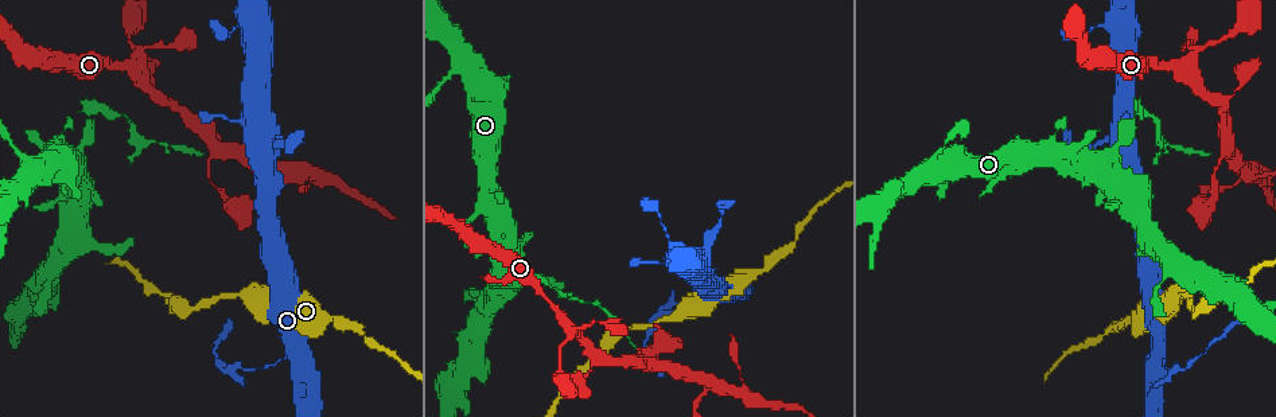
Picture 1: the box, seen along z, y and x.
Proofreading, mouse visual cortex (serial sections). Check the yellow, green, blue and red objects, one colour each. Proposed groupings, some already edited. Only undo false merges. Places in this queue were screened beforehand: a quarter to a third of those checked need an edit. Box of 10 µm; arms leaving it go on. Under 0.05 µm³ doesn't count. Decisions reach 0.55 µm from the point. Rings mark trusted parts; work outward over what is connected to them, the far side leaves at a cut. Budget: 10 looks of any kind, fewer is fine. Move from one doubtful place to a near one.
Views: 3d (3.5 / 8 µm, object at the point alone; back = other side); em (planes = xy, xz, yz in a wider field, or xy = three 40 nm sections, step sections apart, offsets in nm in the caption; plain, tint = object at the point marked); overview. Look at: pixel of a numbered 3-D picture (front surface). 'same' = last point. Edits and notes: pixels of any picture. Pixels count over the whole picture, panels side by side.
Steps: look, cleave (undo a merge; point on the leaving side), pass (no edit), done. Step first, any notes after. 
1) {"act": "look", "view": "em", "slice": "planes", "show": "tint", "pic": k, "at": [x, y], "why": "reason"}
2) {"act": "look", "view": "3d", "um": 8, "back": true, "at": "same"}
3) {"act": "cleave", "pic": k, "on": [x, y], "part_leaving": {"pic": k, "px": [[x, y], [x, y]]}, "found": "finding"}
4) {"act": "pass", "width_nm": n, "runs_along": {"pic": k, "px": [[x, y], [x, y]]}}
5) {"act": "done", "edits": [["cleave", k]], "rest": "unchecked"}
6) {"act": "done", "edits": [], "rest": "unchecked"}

{"act": "look", "view": "3d", "um": 3.5, "pic": 1, "at": [132, 44], "why": "side arm on a straight run"}

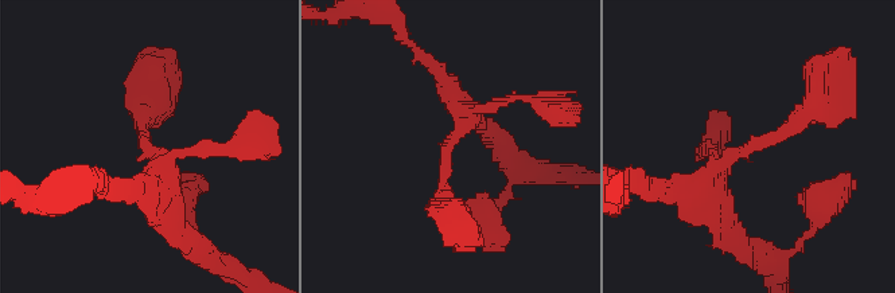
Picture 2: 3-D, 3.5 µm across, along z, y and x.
{"act": "look", "view": "em", "slice": "xy", "step": 1, "show": "tint", "pic": 2, "at": [147, 146], "arms": 3, "arm_widths_nm": [150, 250, 300], "why": "shape alone is not enough"}

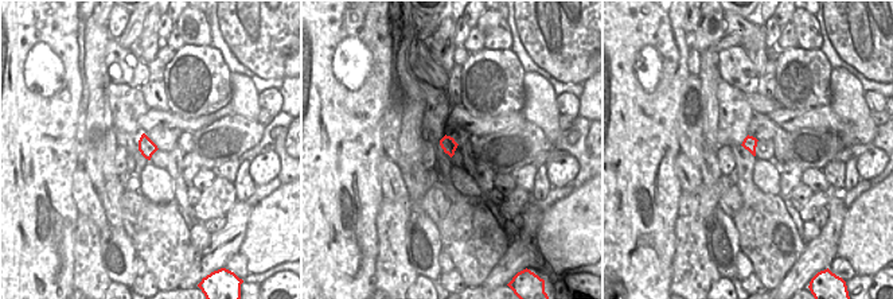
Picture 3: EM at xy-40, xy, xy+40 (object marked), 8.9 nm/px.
{"act": "pass", "runs_along": {"pic": 2, "px": [[689, 192], [820, 101]]}, "found": "one cell here"}

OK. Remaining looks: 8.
{"act": "look", "view": "3d", "um": 3.5, "back": true, "pic": 1, "at": [1138, 114], "why": "sharp bend"}

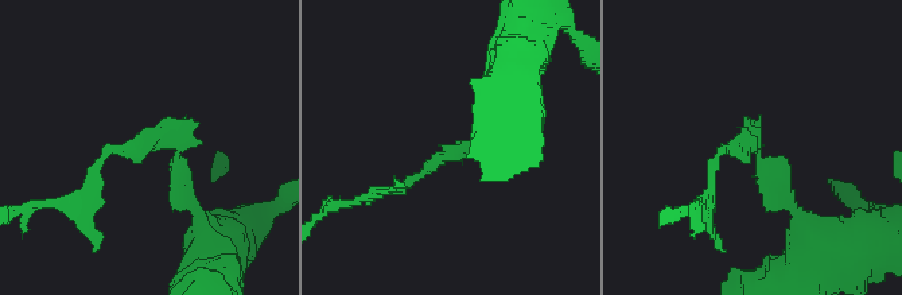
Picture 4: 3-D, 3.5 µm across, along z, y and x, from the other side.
{"act": "look", "view": "em", "slice": "xy", "step": 3, "show": "tint", "pic": 4, "at": [757, 143], "arm_widths_nm": [150, 150]}

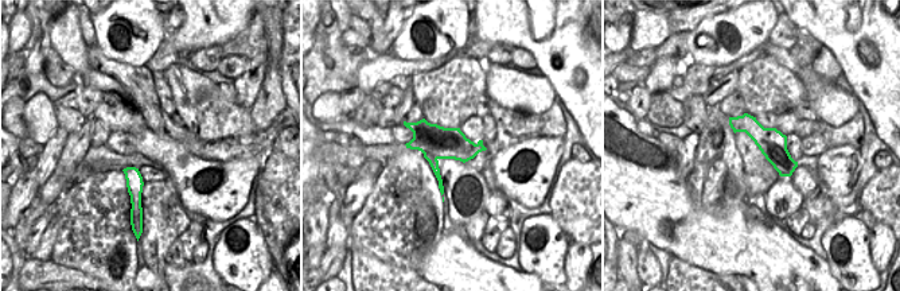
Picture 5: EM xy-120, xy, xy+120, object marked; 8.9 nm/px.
{"act": "pass", "runs_along": {"pic": 4, "px": [[498, 104], [474, 146], [403, 187]]}, "found": "one cell here"}

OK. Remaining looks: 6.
{"act": "look", "view": "3d", "um": 3.5, "pic": 1, "at": [252, 369], "why": "a narrow waist"}

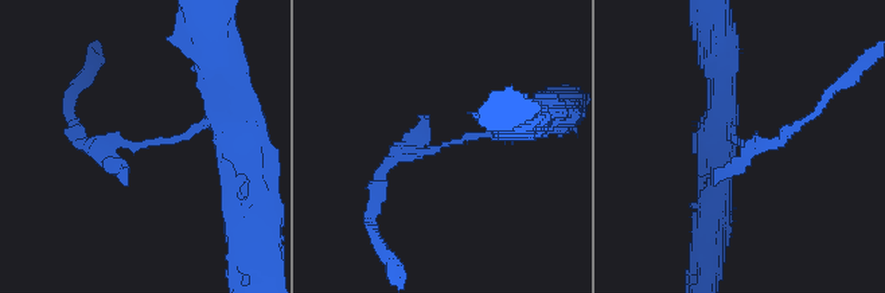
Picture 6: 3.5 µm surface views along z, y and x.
{"act": "look", "view": "em", "slice": "planes", "show": "tint", "pic": 6, "at": [443, 142], "why": "now the EM"}

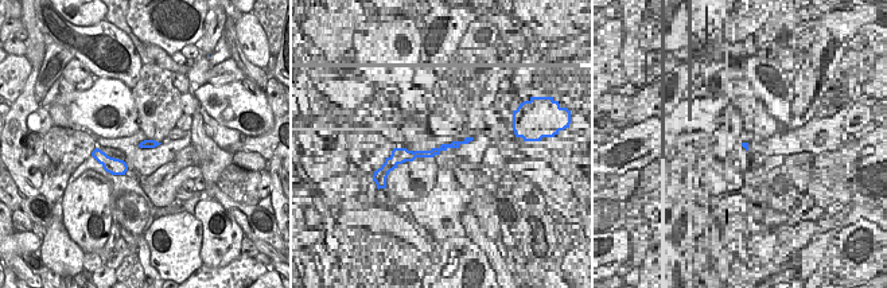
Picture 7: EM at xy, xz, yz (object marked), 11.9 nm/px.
{"act": "cleave", "pic": 6, "on": [374, 191], "part_leaving": {"pic": 6, "px": [[405, 153], [381, 171], [373, 206], [381, 246]]}, "found": "a second cell is stuck on"}

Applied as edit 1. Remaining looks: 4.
{"act": "look", "view": "overview"}

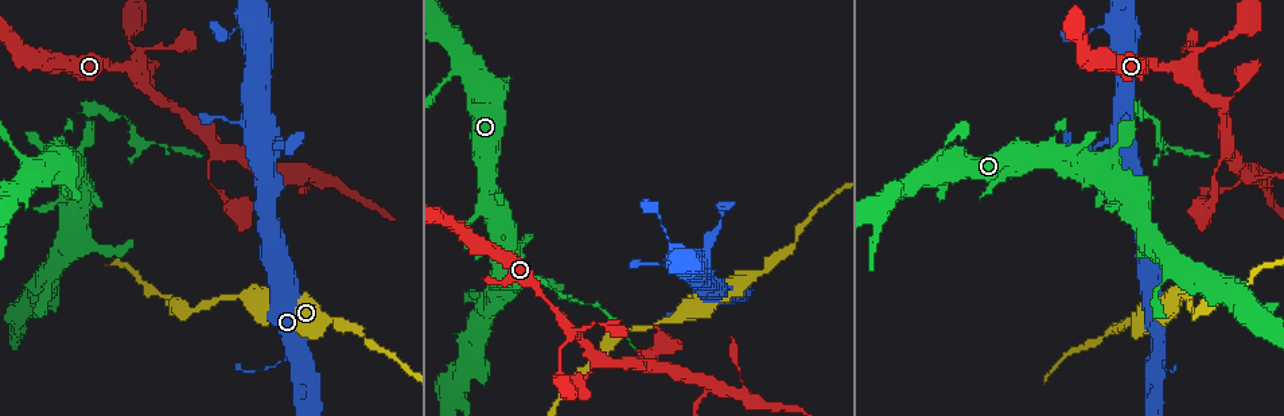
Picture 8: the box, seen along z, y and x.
{"act": "look", "view": "3d", "um": 3.5, "pic": 8, "at": [285, 177], "why": "sharp bend"}

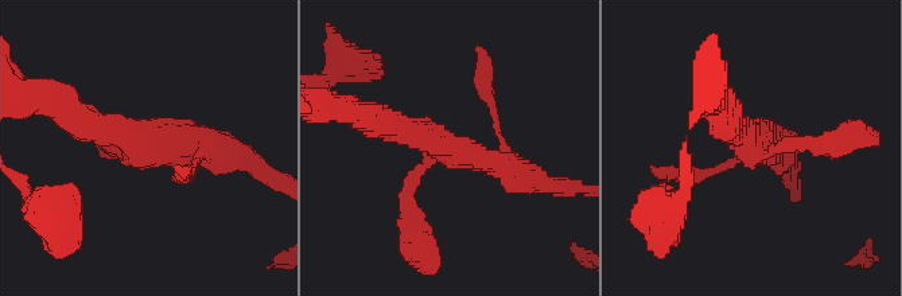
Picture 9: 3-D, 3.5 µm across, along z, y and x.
{"act": "look", "view": "em", "slice": "xy", "step": 1, "show": "tint", "pic": 9, "at": [144, 143], "why": "shape alone is not enough"}

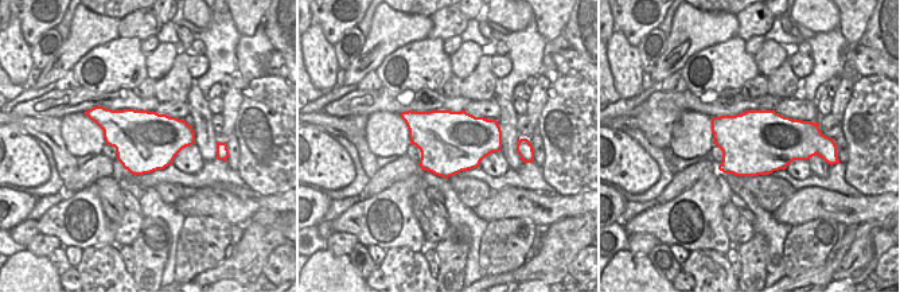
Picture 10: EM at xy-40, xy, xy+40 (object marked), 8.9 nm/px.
{"act": "look", "view": "em", "slice": "xy", "step": 2, "show": "tint", "at": "same", "why": "another direction"}

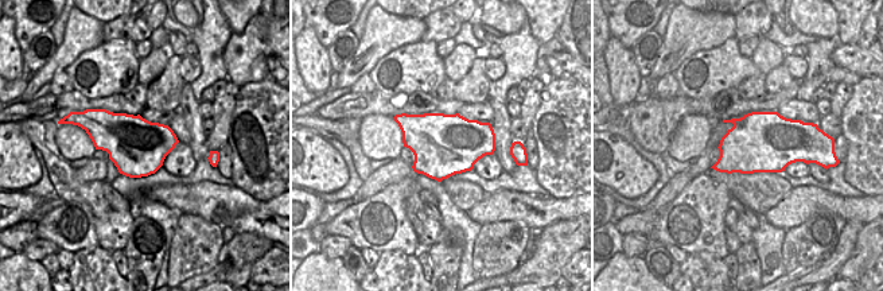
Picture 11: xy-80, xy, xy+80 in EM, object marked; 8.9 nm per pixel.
{"act": "pass", "arm_widths_nm": [200, 350, 350], "runs_along": {"pic": 9, "px": [[370, 120], [528, 175]]}, "found": "continuous, no second cell"}

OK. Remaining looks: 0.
{"act": "done", "edits": [["cleave", 6]], "rest": "unchecked"}

